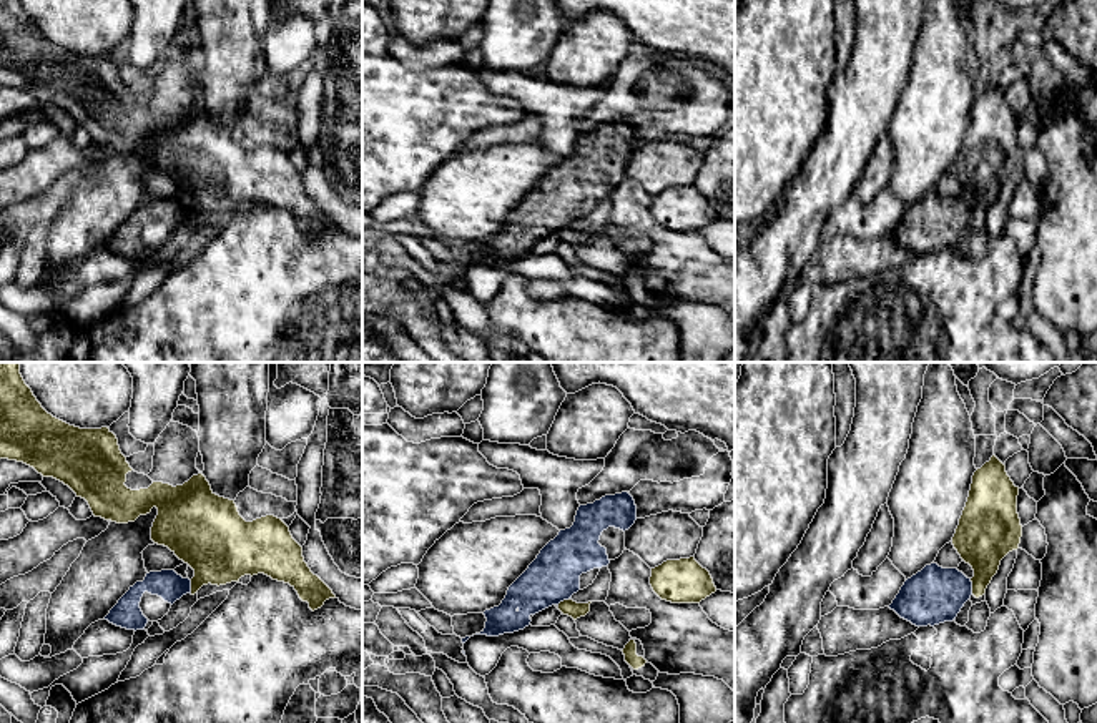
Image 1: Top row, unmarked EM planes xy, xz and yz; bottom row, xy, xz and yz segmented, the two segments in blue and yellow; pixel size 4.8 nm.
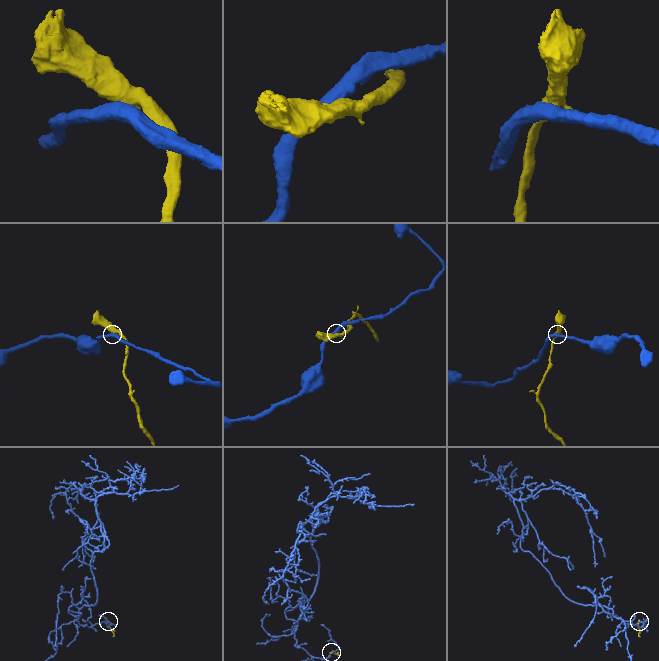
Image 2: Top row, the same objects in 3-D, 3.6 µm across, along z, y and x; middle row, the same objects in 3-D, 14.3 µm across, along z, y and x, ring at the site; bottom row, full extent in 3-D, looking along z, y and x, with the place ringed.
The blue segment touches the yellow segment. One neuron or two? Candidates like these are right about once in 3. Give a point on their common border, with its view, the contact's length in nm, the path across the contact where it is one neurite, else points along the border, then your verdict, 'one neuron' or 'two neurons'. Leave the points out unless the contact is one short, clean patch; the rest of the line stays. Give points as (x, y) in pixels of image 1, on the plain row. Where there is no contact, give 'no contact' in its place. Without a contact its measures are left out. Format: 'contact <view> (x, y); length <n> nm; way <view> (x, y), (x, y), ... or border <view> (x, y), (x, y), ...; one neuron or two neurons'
contact yz (971, 215); length 80 nm; border yz (969, 206), (973, 221); two neurons

